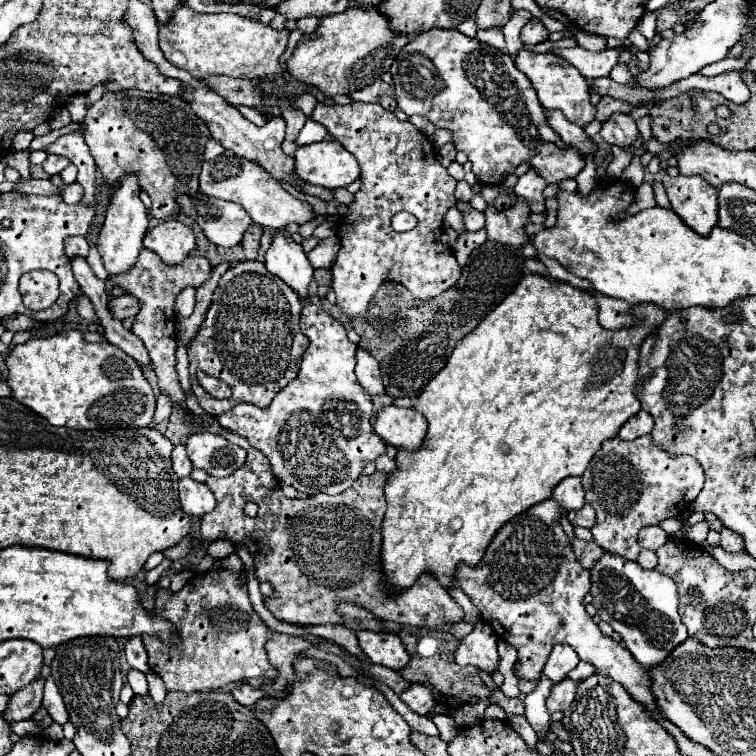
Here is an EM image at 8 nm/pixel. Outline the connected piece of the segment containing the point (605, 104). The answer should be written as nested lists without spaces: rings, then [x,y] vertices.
[[[603,96],[603,98],[599,100],[599,104],[597,104],[597,114],[595,114],[595,118],[597,118],[599,122],[605,122],[605,120],[609,120],[609,116],[611,116],[613,112],[631,114],[631,110],[637,108],[637,106],[639,106],[639,104],[629,104],[629,102],[623,102],[623,100],[613,100],[613,98],[609,98],[609,96]]]

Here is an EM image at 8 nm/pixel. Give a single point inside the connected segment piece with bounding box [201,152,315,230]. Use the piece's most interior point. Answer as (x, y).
(235, 179)

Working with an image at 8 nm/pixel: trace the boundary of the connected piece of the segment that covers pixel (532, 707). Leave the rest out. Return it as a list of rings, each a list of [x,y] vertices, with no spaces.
[[[545,674],[539,676],[537,688],[527,694],[525,698],[525,718],[529,720],[529,724],[533,726],[533,730],[539,734],[539,738],[543,740],[550,732],[550,714],[545,708],[545,700],[551,692],[553,682],[549,678],[545,678]]]

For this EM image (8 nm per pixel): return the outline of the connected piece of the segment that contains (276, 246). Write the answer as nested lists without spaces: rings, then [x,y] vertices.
[[[279,232],[265,256],[265,268],[291,286],[301,300],[305,300],[315,270],[309,264],[301,244],[295,244],[287,232]]]

